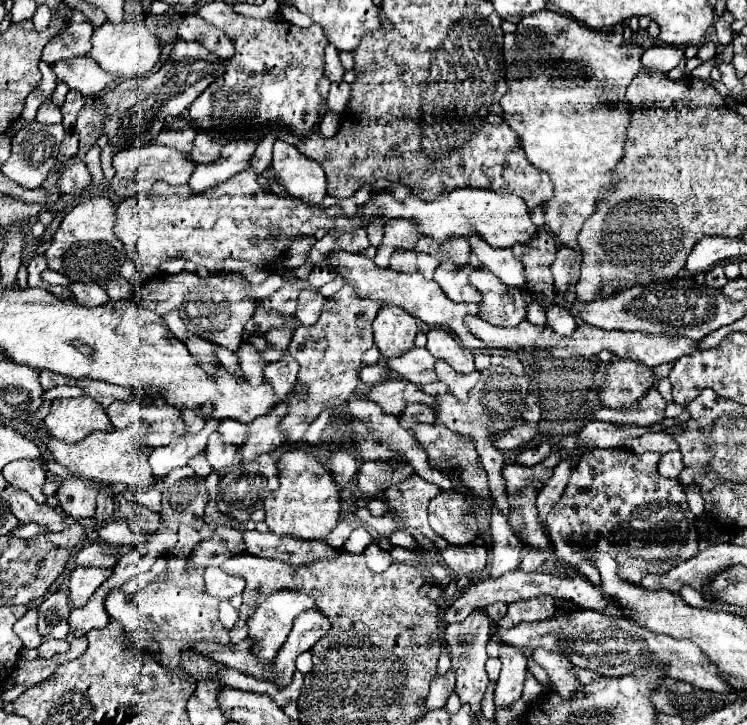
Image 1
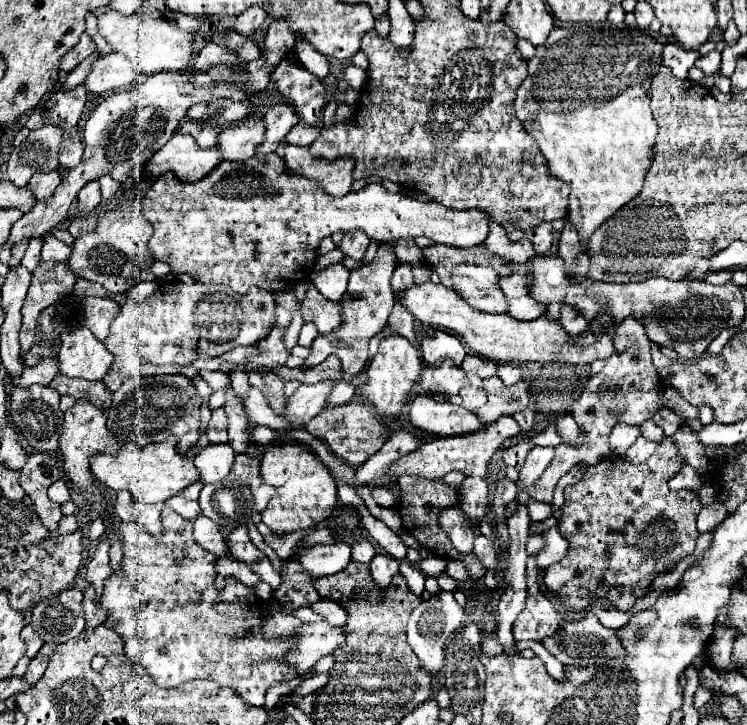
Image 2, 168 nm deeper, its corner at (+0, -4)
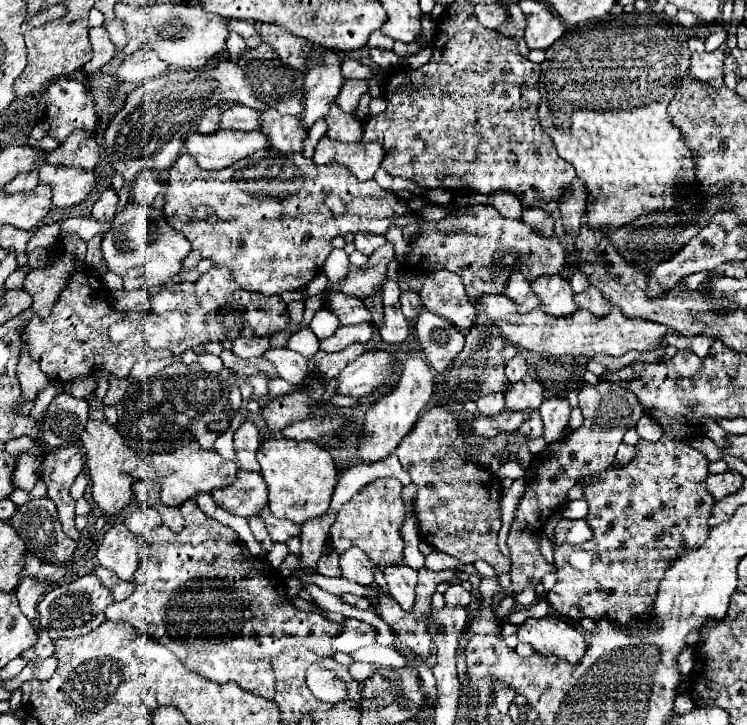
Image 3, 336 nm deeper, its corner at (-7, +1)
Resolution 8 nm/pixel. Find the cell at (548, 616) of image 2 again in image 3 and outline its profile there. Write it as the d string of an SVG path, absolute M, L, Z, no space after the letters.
M549 615L543 619L527 619L517 629L519 643L533 647L537 655L555 655L571 665L579 663L589 645L587 637L567 619Z

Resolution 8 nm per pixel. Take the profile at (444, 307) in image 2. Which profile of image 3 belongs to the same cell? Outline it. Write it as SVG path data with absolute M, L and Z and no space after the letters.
M483 295L479 299L471 299L471 303L477 309L477 313L487 313L491 319L497 321L497 327L503 331L507 343L537 353L553 353L553 355L569 353L569 355L585 355L585 357L603 353L603 355L619 357L631 349L637 351L659 349L663 347L665 337L671 333L669 327L661 327L659 323L651 323L645 319L627 319L619 311L619 307L613 307L609 315L599 319L583 309L579 309L569 317L555 317L541 309L535 309L531 313L519 313L515 309L515 303L505 295Z

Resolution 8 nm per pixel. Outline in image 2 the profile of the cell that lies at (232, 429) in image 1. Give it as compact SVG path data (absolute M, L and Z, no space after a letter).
M254 426L250 432L252 432L252 444L256 446L270 446L276 440L276 432L272 432L266 426Z

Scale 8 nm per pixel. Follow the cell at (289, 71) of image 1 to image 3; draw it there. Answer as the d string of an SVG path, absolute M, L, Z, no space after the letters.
M209 107L203 115L203 119L197 125L197 133L201 135L211 135L215 131L219 131L219 119L221 119L221 109L219 107Z

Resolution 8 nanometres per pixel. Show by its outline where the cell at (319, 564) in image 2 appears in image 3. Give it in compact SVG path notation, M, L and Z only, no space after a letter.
M351 547L349 551L345 551L339 563L341 563L345 579L355 581L359 585L375 585L373 575L377 571L377 565L371 563L371 559L367 559L367 555L359 551L359 547Z

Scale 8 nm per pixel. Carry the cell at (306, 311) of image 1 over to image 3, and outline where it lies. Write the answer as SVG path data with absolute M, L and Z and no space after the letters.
M329 293L329 303L327 309L333 311L341 325L357 325L357 323L365 323L371 319L371 313L367 311L363 299L359 297L349 297L343 293Z

